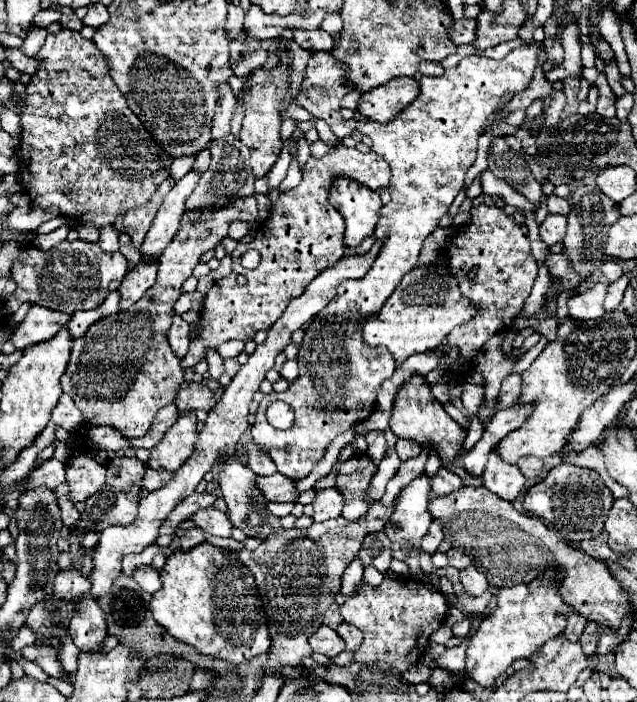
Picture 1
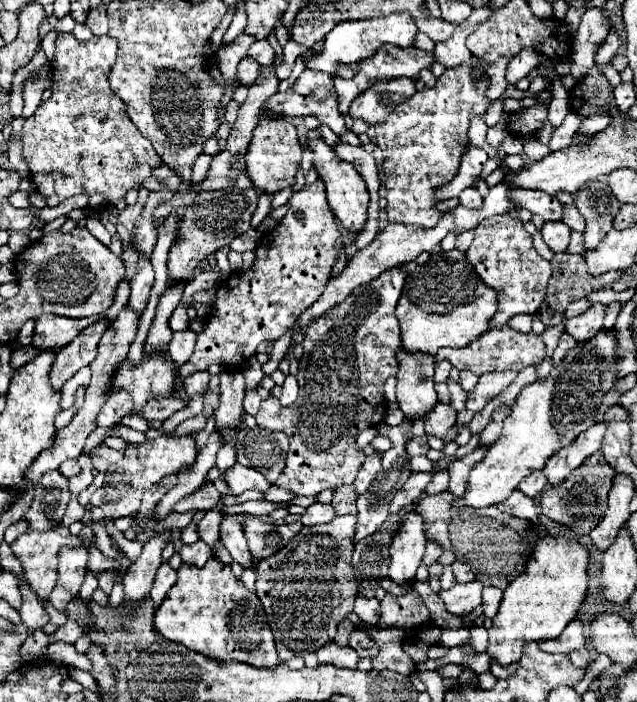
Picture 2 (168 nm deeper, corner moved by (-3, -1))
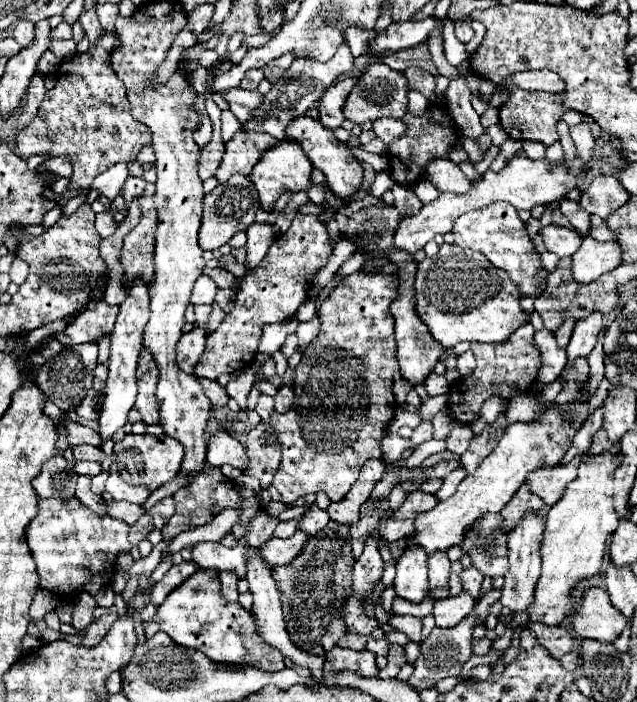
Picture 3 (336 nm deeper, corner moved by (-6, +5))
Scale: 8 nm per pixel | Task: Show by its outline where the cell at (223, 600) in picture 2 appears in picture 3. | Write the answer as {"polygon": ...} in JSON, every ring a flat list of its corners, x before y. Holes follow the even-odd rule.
{"polygon":[[202,571,182,583,182,589,174,589,170,597,156,609,150,623,144,623,146,639,154,633,164,631,170,639,182,647,202,651,210,661,224,665,252,665,260,671,280,671,284,669,284,657,278,649,266,645,256,629,254,615,248,613,240,603,230,603,220,593,220,581,214,571]]}

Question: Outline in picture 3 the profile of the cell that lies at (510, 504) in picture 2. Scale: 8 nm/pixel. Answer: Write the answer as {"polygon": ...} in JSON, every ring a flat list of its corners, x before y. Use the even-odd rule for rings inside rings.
{"polygon":[[526,515,522,519,522,525,516,525,512,533,508,533,508,559,510,569,504,575,504,587,502,587,502,599,500,603,504,607,510,607,512,611,526,613,530,607,530,601,534,601,534,587,540,577,540,545,542,545,542,533,544,533,544,519,538,515]]}

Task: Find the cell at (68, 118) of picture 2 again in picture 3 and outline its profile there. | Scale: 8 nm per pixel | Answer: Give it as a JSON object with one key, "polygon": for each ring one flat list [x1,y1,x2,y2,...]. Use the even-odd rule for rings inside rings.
{"polygon":[[104,33,102,39,90,47,88,53,74,55,60,65,56,85,46,91,36,119,18,131,16,147,22,157,34,153,48,153,50,157,70,159,74,173,70,177,70,191,84,191,94,177,108,171,116,163,128,163,140,149,152,141,146,125,130,115,124,85,110,65,110,49,114,33]]}

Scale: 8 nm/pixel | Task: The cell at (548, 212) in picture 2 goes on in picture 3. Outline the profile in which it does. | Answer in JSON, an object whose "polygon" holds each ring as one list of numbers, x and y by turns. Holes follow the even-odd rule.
{"polygon":[[562,199,560,201,560,211,568,217,570,225,580,231,582,237,588,237,590,235,590,213,586,213,578,201,568,201,568,199]]}

